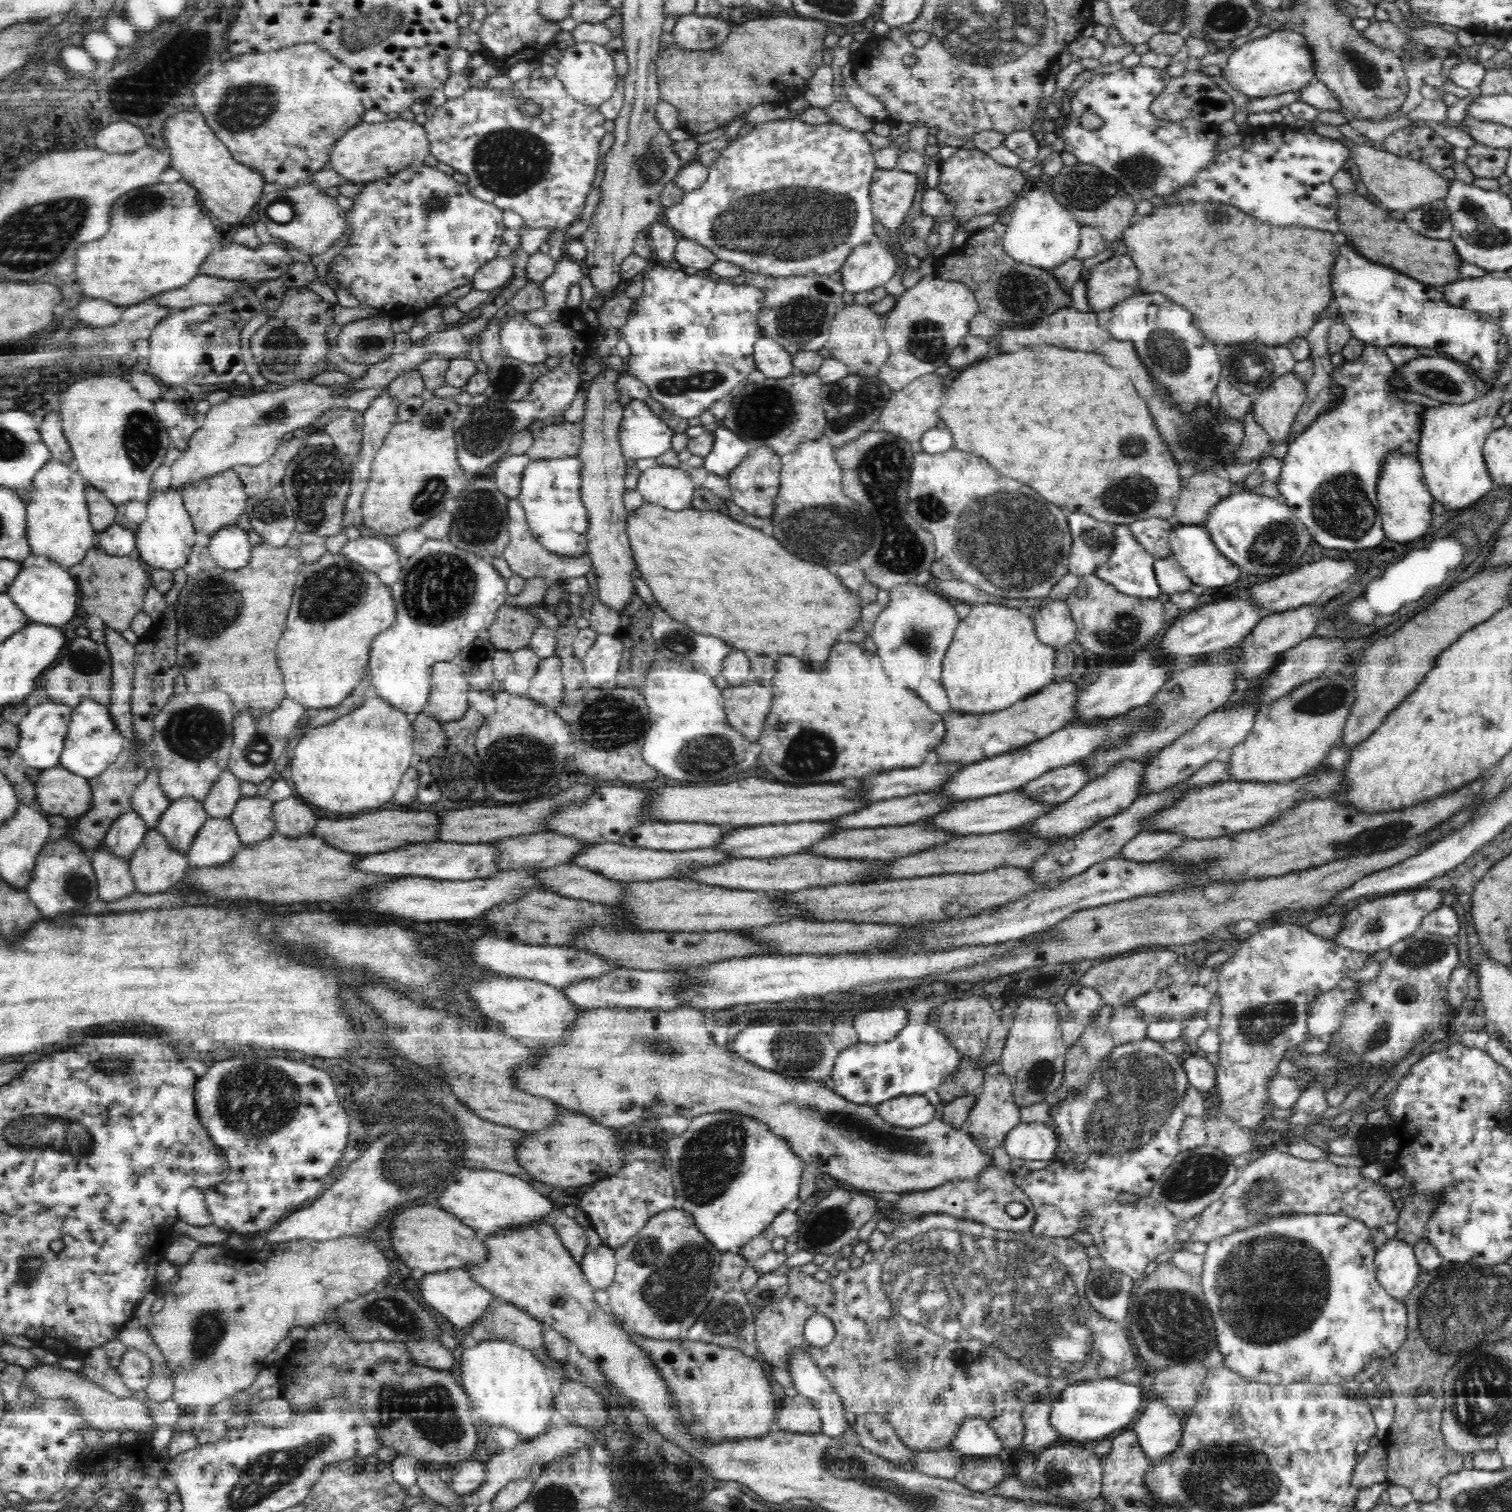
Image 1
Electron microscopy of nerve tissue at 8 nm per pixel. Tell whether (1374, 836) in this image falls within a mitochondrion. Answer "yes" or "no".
yes

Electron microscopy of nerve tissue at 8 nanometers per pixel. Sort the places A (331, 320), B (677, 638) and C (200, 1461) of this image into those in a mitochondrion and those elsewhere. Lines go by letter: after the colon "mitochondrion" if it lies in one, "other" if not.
A: other
B: mitochondrion
C: other

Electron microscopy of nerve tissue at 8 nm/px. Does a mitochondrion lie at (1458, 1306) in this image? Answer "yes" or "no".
yes

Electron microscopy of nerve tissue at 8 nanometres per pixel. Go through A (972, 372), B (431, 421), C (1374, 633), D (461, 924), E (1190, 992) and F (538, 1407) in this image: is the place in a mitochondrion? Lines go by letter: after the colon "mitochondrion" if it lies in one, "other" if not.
A: other
B: mitochondrion
C: other
D: other
E: other
F: other

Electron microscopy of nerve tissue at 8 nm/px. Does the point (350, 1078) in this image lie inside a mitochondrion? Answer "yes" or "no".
no

